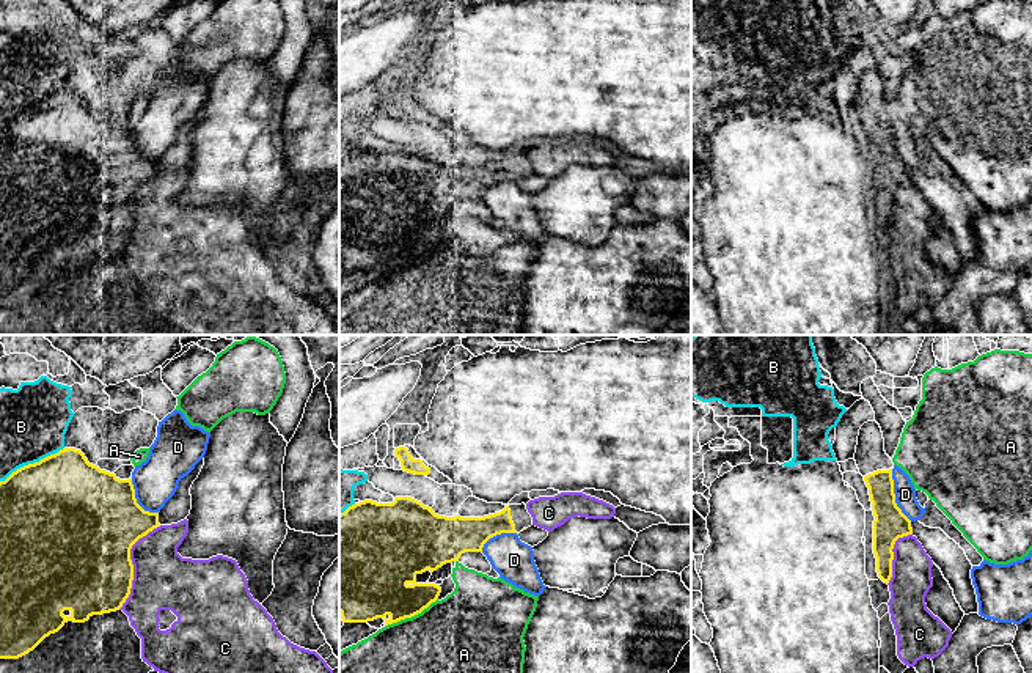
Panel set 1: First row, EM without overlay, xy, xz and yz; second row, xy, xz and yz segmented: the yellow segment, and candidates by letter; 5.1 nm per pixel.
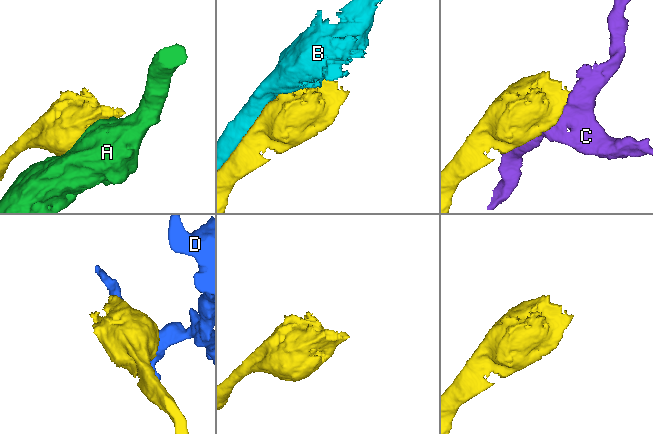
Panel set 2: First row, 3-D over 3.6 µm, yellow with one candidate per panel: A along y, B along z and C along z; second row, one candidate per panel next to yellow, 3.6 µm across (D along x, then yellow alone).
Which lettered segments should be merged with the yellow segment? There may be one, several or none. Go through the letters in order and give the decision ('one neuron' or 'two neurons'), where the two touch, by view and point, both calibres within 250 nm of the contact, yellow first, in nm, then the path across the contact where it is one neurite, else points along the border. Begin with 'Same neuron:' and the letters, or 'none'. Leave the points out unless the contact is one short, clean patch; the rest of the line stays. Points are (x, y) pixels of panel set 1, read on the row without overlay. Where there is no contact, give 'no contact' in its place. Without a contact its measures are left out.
Same neuron: none
A: two neurons; contact xz (410, 264); calibres 340 and 500 nm
B: two neurons; contact xy (32, 112); calibres 500 and 360 nm
C: two neurons; contact xy (131, 211); calibres 500 and 300 nm
D: two neurons; contact yz (894, 143); calibres 170 and 110 nm; border yz (891, 117), (896, 153), (911, 169)

